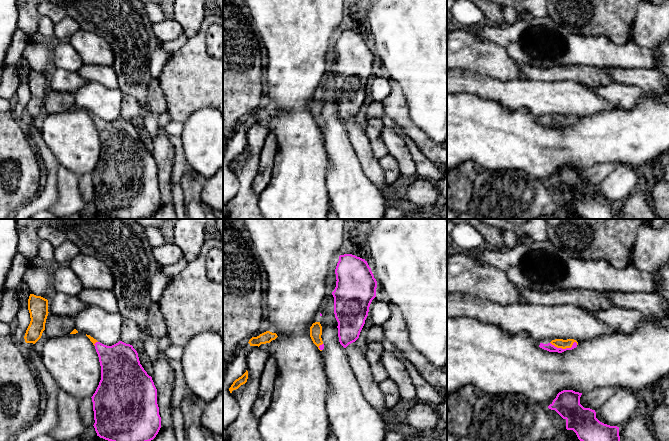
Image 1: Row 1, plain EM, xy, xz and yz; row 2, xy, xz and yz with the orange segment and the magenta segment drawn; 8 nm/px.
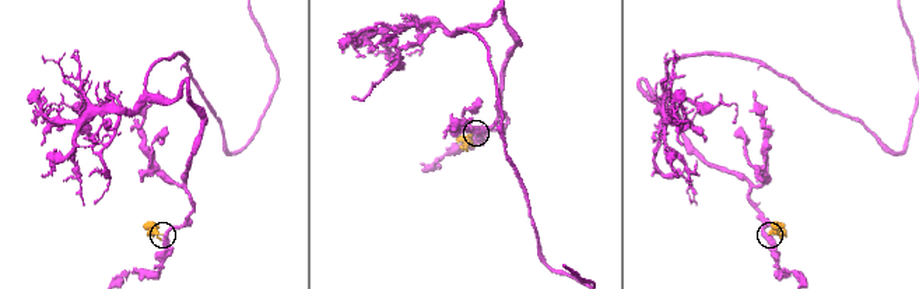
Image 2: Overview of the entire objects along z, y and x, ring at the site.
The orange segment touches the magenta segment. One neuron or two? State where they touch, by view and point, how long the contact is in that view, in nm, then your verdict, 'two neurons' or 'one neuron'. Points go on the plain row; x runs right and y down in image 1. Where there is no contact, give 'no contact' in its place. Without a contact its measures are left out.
yz (564, 124) | 220 nm | one neuron

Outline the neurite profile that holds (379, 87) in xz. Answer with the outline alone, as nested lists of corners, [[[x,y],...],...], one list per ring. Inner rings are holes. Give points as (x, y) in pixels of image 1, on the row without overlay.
[[[376,71],[370,80],[368,88],[373,100],[382,102],[389,95],[391,89],[388,77],[383,72]]]

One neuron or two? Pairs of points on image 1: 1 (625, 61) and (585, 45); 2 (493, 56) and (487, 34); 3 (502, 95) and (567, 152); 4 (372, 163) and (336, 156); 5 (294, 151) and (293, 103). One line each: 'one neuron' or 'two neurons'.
1: one neuron
2: two neurons
3: two neurons
4: two neurons
5: one neuron

